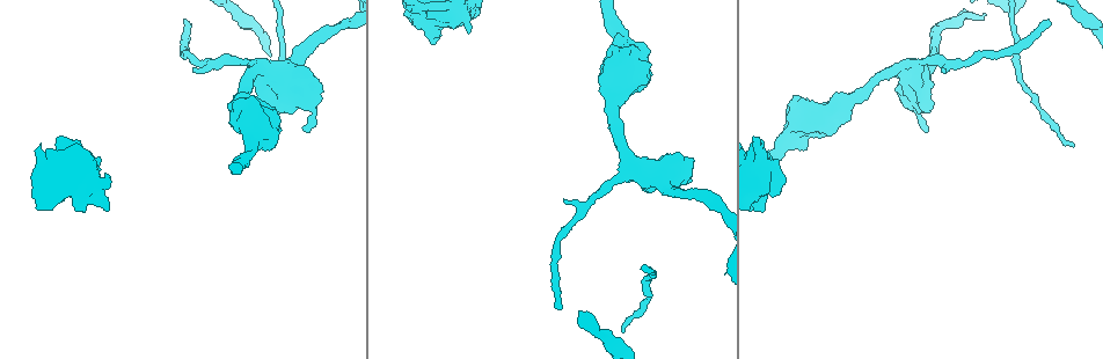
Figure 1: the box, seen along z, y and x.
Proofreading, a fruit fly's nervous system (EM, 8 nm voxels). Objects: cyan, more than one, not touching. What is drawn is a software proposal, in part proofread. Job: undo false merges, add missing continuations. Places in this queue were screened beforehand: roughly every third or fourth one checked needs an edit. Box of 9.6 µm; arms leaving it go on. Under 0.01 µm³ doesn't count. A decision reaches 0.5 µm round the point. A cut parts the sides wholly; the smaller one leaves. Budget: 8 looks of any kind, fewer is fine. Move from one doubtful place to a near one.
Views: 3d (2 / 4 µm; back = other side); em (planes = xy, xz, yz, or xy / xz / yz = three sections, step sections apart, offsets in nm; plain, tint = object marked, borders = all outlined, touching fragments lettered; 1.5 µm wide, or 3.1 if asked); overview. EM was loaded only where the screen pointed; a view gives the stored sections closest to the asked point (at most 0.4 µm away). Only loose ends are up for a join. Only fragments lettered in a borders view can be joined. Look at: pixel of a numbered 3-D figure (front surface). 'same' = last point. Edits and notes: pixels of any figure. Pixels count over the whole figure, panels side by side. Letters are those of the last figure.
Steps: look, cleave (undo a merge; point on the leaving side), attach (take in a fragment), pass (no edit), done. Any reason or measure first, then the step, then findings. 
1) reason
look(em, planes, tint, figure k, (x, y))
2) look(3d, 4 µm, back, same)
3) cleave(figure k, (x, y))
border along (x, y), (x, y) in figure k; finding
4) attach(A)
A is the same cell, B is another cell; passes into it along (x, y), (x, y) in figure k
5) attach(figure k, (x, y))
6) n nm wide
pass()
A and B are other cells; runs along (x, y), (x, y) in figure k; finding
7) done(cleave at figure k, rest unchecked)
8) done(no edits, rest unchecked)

tapers out
look(em, planes, tint, figure 1, (622, 333))

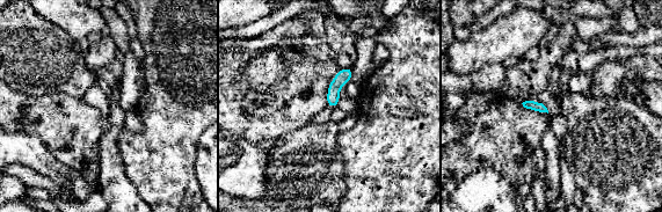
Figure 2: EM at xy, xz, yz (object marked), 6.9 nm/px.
see the neighbours
look(em, planes, borders, same)

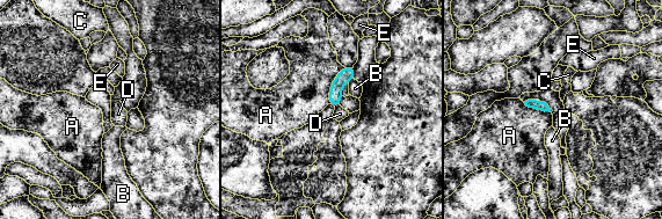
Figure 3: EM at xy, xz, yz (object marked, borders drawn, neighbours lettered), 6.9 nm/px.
attach(figure 3, (340, 114))
D is the same cell, A, B, C and E are other cells; passes into it along (346, 75), (336, 107), (340, 114) in figure 3; the neuron continues

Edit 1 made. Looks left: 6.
branch stops here
look(3d, 2 µm, figure 1, (471, 31))

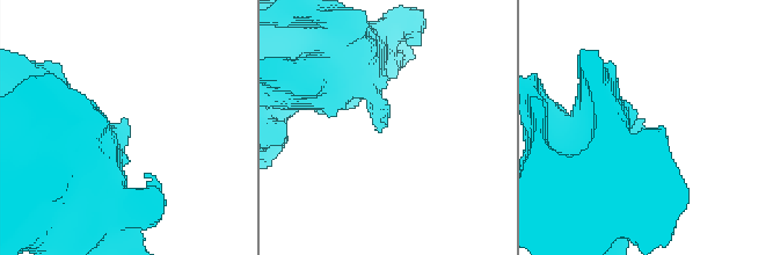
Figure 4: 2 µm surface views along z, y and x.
need the tissue
look(em, planes, borders, figure 4, (642, 119))

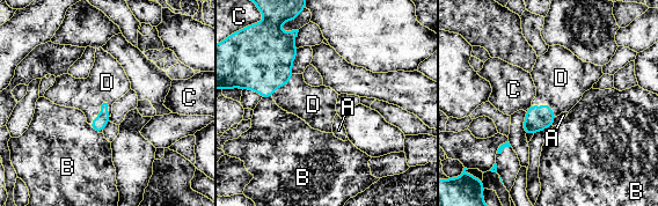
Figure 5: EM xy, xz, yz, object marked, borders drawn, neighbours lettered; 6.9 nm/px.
attach(figure 5, (107, 82))
D is the same cell, A, B and C are other cells; passes into it along (99, 124), (100, 112), (107, 82) in figure 5; it goes on there

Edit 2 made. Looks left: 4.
see it whole again
look(overview)

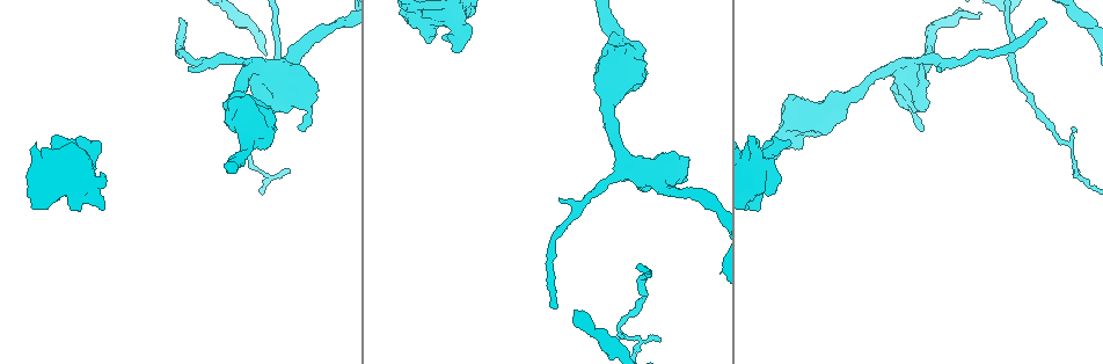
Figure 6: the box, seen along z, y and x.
free end
look(3d, 2 µm, figure 6, (1044, 22))

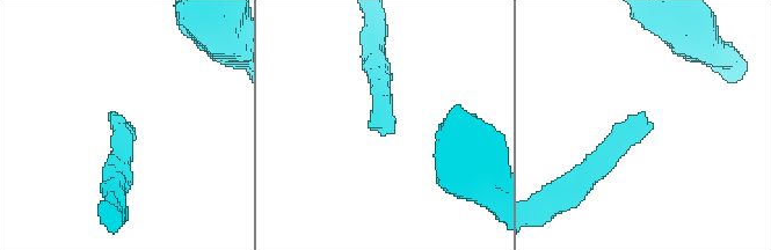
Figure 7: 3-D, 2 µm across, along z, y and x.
look(em, xz, step 4, borders, figure 7, (644, 121))

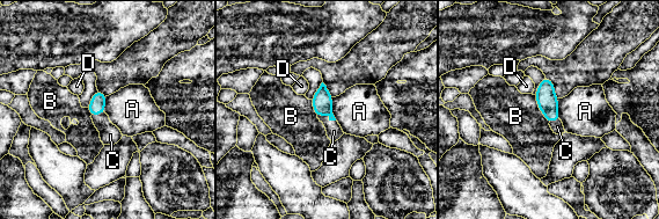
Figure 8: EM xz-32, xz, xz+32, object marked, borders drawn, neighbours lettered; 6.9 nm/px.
cut it another way
look(em, planes, borders, same)

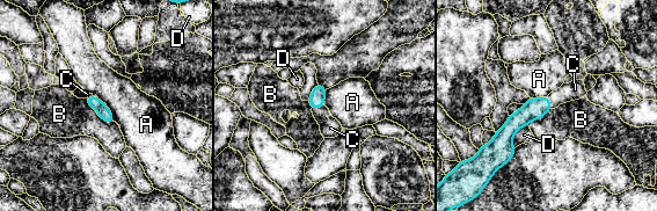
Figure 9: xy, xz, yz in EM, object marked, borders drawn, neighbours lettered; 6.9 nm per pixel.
attach(figure 9, (329, 126))
C is the same cell, A, B and D are other cells; passes into it along (316, 99), (318, 107), (329, 126) in figure 9; it goes on there

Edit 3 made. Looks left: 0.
done(attach at figure 3, attach at figure 5, attach at figure 9, rest unchecked)

